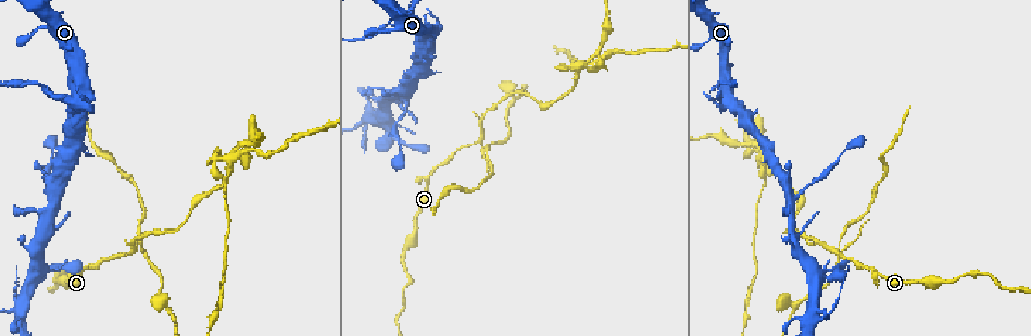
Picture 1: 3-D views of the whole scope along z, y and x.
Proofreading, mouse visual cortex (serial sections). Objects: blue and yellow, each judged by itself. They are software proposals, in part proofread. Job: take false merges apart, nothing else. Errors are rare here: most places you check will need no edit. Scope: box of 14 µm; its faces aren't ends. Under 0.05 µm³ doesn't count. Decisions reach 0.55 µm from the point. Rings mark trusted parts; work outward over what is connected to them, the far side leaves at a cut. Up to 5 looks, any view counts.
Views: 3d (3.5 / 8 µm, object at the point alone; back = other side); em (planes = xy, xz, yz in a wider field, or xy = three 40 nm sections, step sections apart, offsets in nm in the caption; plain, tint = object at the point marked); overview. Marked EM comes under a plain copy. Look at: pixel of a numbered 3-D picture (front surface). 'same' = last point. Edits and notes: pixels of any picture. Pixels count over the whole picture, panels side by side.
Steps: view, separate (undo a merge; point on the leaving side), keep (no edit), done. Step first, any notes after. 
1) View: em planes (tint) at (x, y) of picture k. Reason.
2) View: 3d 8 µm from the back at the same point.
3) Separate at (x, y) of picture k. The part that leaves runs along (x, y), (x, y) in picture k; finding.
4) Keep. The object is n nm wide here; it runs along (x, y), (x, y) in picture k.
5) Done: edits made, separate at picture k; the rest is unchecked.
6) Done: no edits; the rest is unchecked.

View: 3d 3.5 µm at (75, 100) of picture 1. Sharp bend.

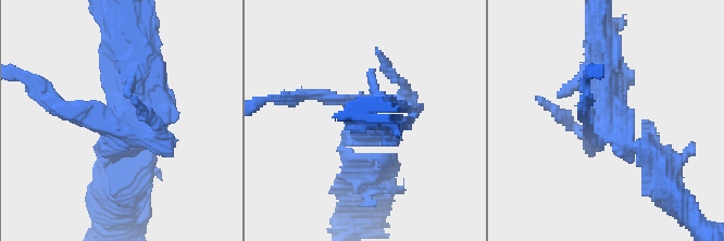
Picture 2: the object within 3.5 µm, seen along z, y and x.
View: em xy step 3 (tint) at (616, 113) of picture 2.

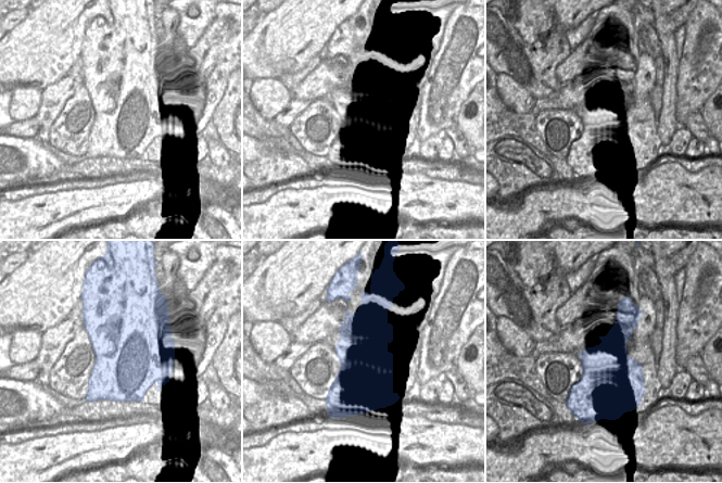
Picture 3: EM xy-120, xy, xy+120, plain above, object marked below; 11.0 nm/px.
Separate at (79, 115) of picture 2. The object is 650 nm wide here; the part that leaves runs along (124, 119), (63, 112), (30, 76) in picture 2; a second cell is stuck on.

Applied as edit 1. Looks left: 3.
View: 3d 3.5 µm at (586, 68) of picture 1. Four-way junction.

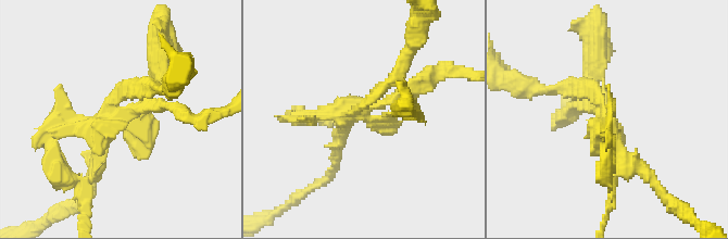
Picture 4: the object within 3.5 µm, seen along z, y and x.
View: em planes (tint) at (120, 114) of picture 4.

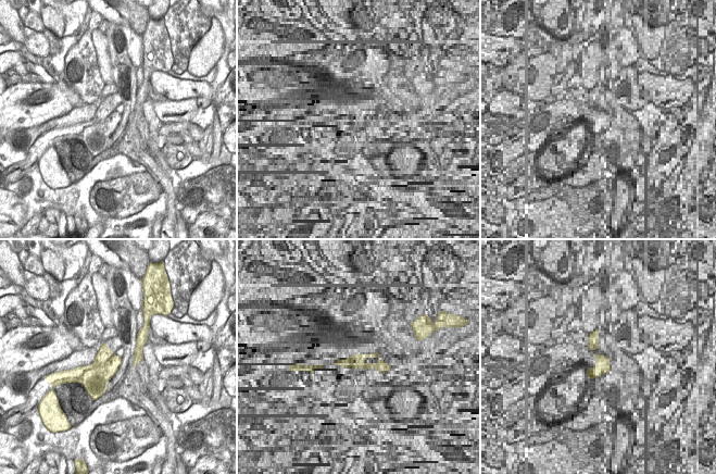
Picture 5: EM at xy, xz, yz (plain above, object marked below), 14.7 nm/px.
Separate at (53, 142) of picture 4. A border runs along (114, 354), (103, 365), (91, 364) in picture 5; two cells meet here.

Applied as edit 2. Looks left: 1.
Done: edits made, separate at picture 2, separate at picture 4; the rest is unchecked.

